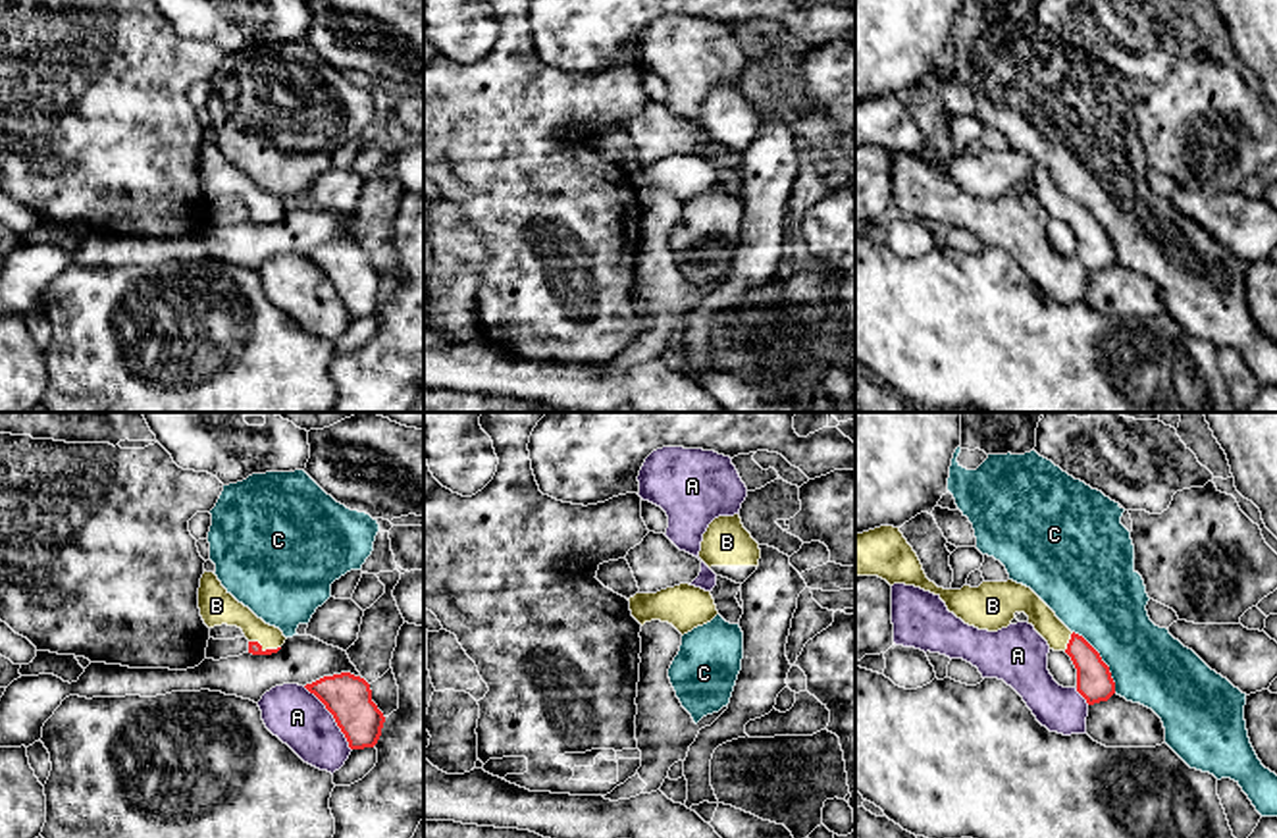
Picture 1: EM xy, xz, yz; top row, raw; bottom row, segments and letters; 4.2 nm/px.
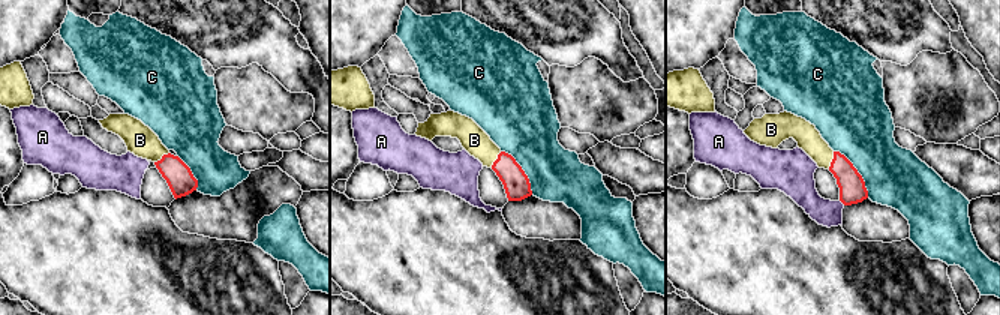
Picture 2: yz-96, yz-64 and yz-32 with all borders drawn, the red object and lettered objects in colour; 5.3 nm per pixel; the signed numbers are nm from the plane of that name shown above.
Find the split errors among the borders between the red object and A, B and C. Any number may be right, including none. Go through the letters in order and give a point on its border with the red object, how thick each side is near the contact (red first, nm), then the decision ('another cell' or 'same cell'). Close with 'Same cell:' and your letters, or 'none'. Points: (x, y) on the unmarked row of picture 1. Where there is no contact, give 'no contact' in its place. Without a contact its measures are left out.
A: xy (334, 286) | 190/240 nm | another cell
B: xy (266, 218) | 60/130 nm | same cell
C: yz (1102, 230) | 150/340 nm | another cell
Same cell: B

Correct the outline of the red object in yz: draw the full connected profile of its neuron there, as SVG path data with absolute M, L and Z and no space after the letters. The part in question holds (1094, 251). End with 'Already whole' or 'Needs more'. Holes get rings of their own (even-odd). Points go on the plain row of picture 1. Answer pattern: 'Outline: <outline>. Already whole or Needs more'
Outline: M880 94L863 102L855 102L855 144L878 144L890 154L905 152L938 164L950 181L965 193L978 198L998 200L1007 196L1017 181L1029 185L1029 193L1048 210L1050 218L1065 220L1077 237L1077 260L1088 274L1108 270L1115 262L1115 250L1109 235L1102 229L1100 222L1079 202L1071 200L1055 181L1027 154L1013 148L1007 150L982 150L978 156L963 154L961 158L944 158L930 150L923 133L907 112L899 96Z. Needs more

